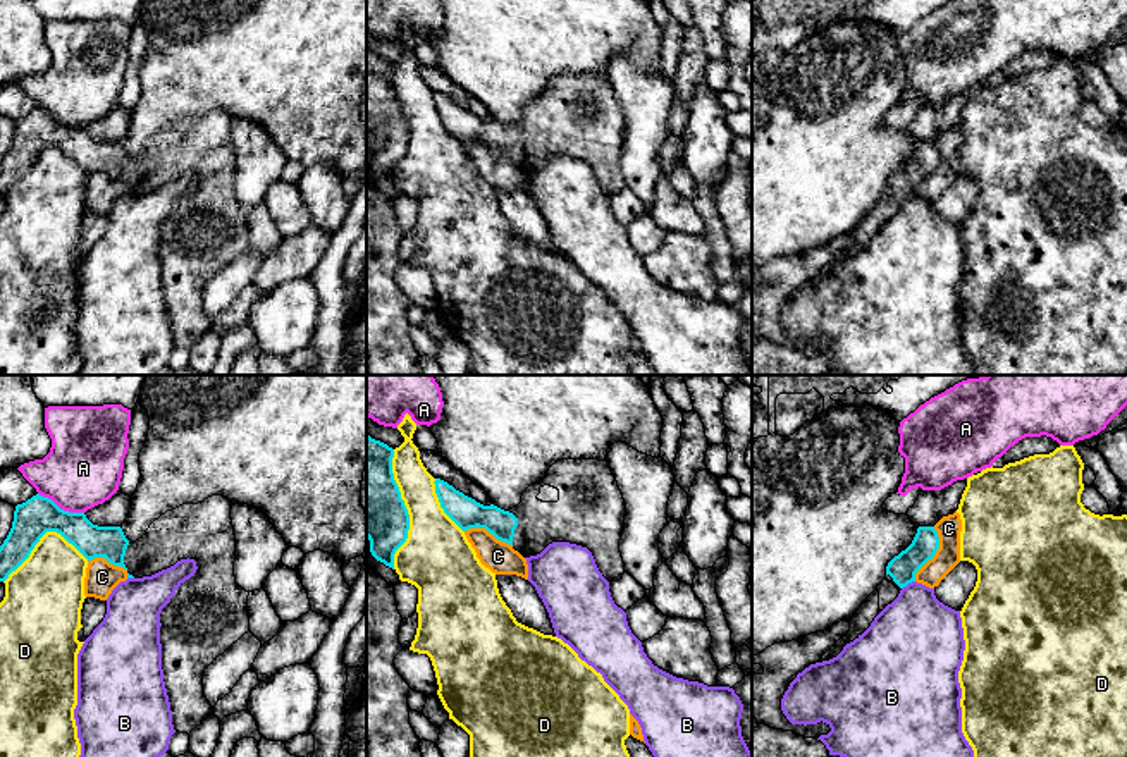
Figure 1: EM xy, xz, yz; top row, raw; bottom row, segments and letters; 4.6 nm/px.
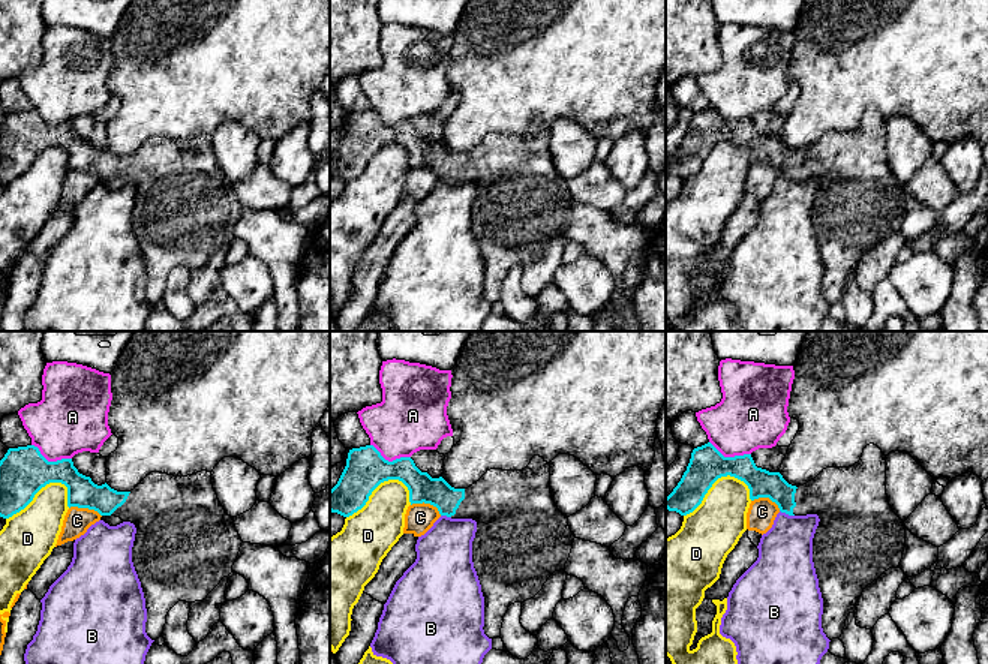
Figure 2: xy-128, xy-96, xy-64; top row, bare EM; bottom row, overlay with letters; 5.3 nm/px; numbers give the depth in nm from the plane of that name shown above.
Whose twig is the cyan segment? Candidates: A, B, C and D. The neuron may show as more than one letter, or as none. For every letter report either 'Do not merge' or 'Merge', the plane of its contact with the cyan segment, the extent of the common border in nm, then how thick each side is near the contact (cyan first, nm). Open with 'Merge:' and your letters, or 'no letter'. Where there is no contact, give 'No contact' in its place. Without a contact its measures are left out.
Merge: no letter
A: Do not merge. Touches cyan in xy. Shared border 240 nm. Thickness 180 nm (cyan) against 360 nm
B: Do not merge. Touches cyan in yz. Shared border 80 nm. Thickness 140 nm (cyan) against 380 nm
C: Do not merge. Touches cyan in yz. Shared border 280 nm. Thickness 140 nm (cyan) against 120 nm
D: Do not merge. Touches cyan in xz. Shared border 550 nm. Thickness 320 nm (cyan) against 320 nm

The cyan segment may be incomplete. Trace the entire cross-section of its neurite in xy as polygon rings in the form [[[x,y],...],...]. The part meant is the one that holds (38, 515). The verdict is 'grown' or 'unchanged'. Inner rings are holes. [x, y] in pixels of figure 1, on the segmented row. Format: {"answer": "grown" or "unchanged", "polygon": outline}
{"answer": "grown", "polygon": [[[36,494],[15,506],[12,528],[0,545],[0,582],[5,582],[29,557],[46,532],[60,533],[88,561],[105,557],[110,564],[124,568],[127,578],[151,576],[181,559],[194,559],[196,573],[181,583],[160,612],[162,669],[172,724],[176,731],[189,735],[213,714],[203,693],[205,669],[249,631],[249,592],[243,590],[234,576],[236,535],[231,509],[232,502],[224,495],[182,504],[155,520],[139,540],[129,542],[120,526],[93,525],[84,513],[64,511],[52,499]]]}

